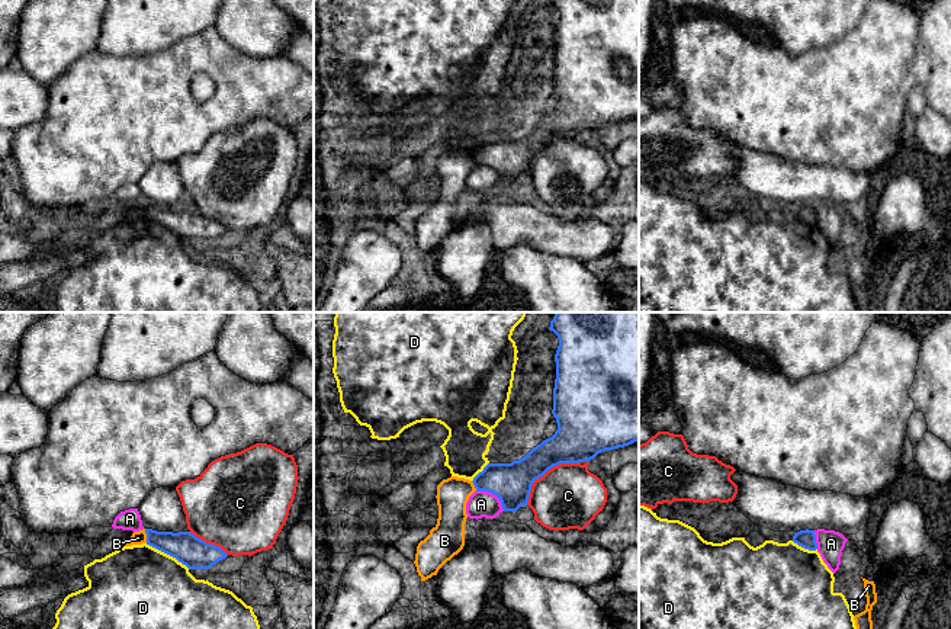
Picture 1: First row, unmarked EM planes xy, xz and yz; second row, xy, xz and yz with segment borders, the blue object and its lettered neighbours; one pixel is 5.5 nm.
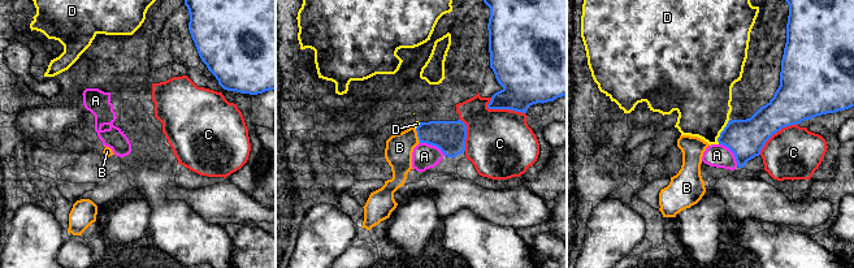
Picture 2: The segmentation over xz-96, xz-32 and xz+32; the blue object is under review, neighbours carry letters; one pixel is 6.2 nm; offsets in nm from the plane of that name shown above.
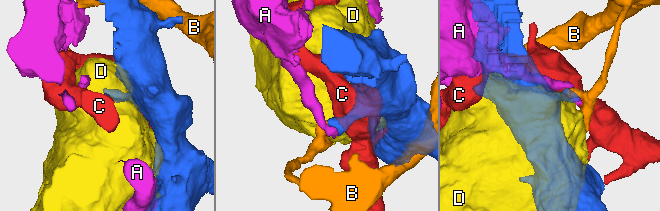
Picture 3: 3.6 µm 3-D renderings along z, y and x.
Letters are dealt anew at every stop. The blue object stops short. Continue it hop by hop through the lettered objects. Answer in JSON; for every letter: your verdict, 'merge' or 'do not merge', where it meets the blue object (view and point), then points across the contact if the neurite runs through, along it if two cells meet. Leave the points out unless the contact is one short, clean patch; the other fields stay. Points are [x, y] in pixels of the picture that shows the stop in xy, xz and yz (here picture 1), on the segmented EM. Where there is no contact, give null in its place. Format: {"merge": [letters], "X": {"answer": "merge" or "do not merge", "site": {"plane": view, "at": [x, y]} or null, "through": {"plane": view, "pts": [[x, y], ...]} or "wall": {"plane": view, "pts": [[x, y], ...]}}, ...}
{"merge": [], "A": {"answer": "do not merge", "site": {"plane": "xz", "at": [494, 494]}}, "B": {"answer": "do not merge", "site": {"plane": "xy", "at": [147, 536]}, "wall": {"plane": "xy", "pts": [[144, 529], [147, 542]]}}, "C": {"answer": "do not merge", "site": {"plane": "xz", "at": [545, 472]}}, "D": {"answer": "do not merge", "site": {"plane": "xy", "at": [167, 554]}}}

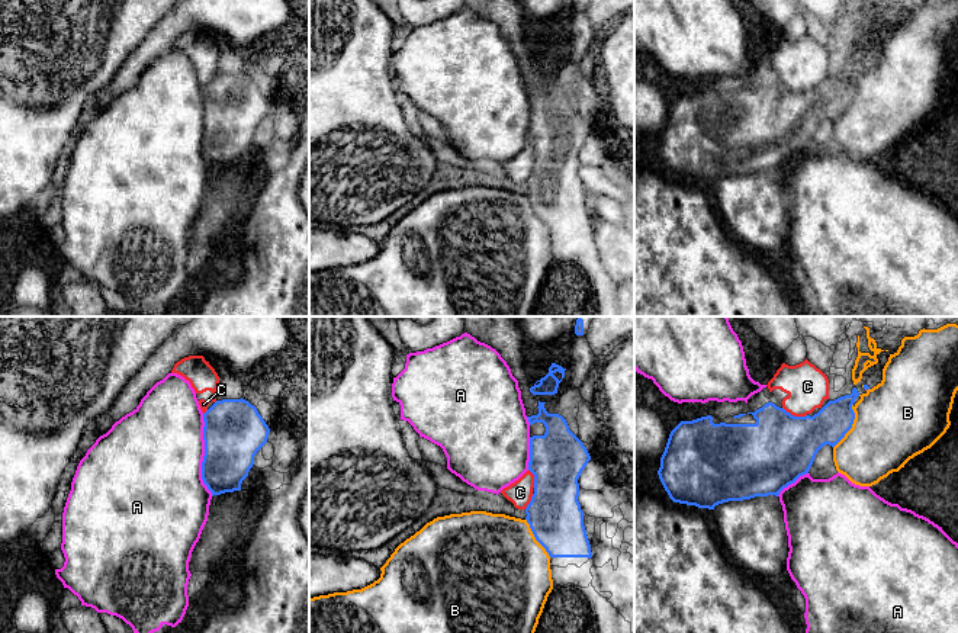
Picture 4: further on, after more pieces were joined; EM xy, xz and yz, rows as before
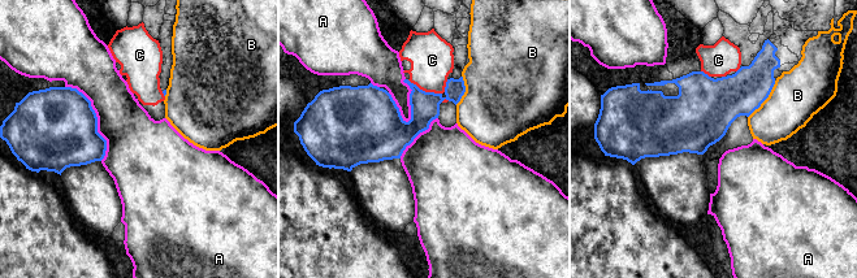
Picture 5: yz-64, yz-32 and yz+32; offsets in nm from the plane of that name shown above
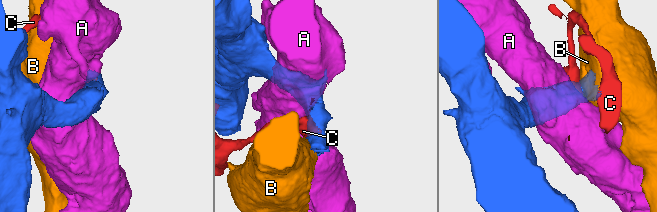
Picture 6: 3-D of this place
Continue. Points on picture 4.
{"merge": [], "A": {"answer": "do not merge", "site": {"plane": "xy", "at": [205, 455]}}, "B": {"answer": "do not merge", "site": {"plane": "yz", "at": [851, 426]}}, "C": {"answer": "do not merge", "site": {"plane": "yz", "at": [793, 415]}, "wall": {"plane": "yz", "pts": [[783, 407], [794, 415], [806, 415]]}}}

